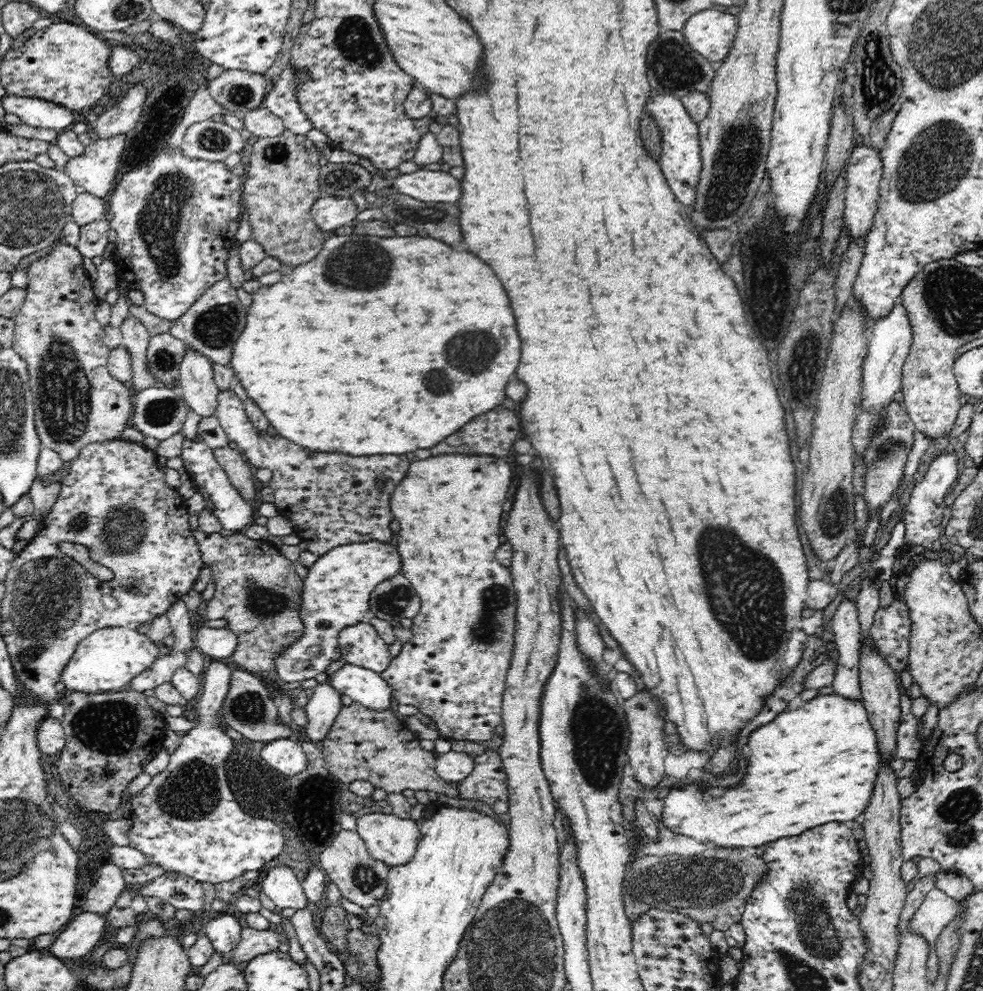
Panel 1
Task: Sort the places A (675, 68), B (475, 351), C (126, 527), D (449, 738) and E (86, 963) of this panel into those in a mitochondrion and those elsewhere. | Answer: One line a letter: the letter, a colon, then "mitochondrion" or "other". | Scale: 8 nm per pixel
A: mitochondrion
B: mitochondrion
C: mitochondrion
D: other
E: other

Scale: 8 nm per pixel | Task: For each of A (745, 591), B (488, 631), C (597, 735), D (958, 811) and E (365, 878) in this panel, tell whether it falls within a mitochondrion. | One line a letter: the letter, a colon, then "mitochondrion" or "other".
A: mitochondrion
B: mitochondrion
C: mitochondrion
D: mitochondrion
E: mitochondrion

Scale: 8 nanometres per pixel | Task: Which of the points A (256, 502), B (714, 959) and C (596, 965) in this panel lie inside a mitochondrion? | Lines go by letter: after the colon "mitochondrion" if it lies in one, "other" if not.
A: other
B: other
C: other

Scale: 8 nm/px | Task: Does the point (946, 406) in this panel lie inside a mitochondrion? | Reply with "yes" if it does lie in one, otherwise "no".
no

